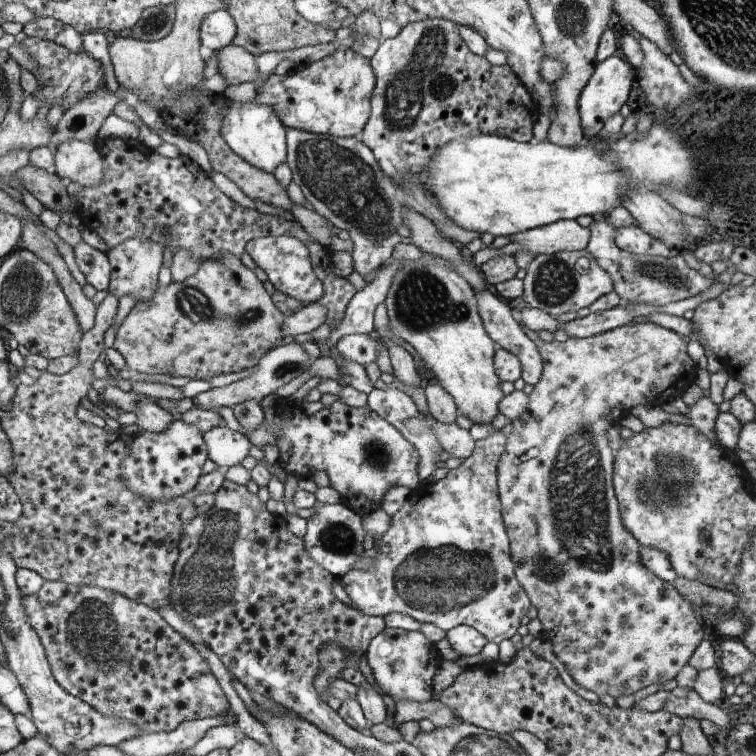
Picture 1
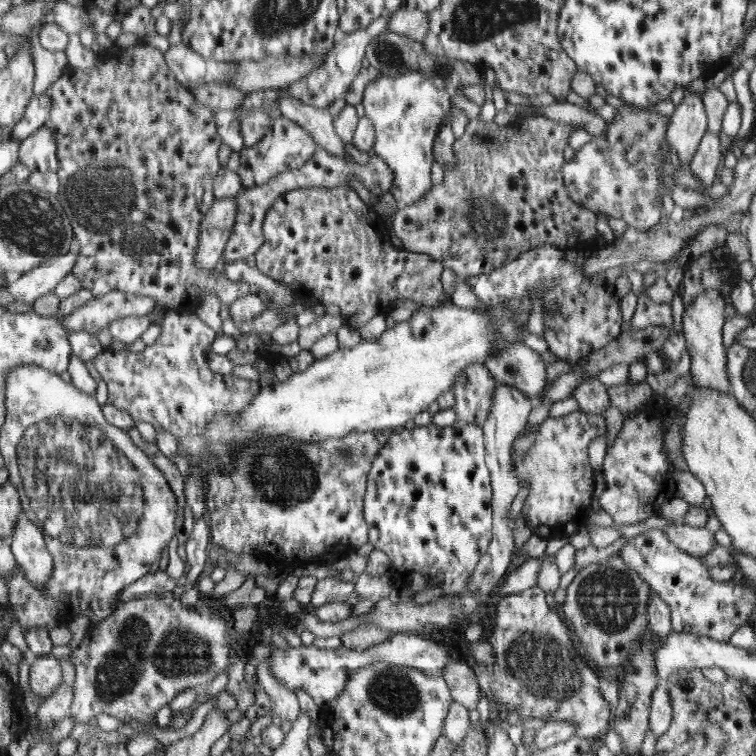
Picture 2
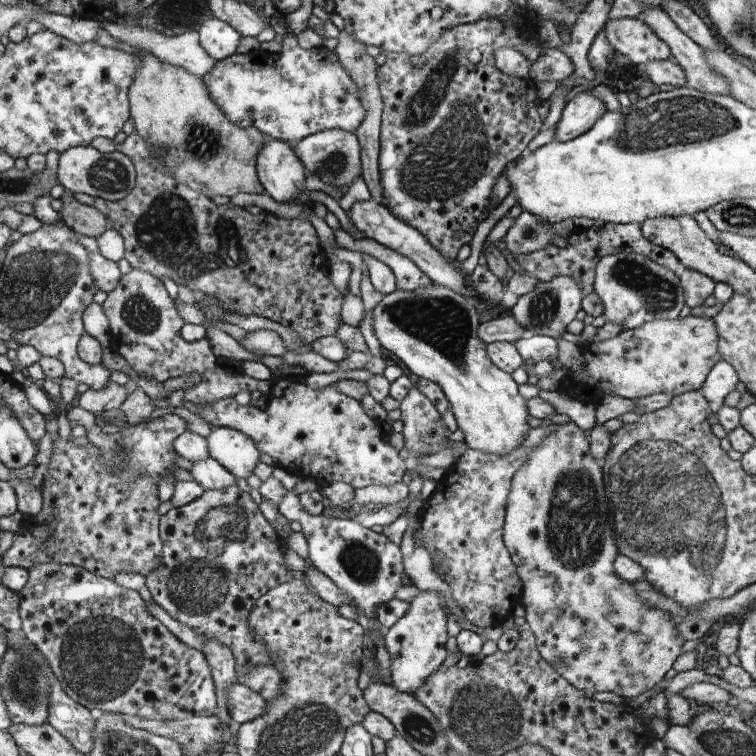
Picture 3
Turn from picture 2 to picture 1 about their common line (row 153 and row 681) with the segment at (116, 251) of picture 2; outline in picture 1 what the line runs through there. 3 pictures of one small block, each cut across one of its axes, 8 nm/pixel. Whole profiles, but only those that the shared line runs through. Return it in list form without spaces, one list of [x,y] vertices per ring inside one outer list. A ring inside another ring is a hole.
[[[46,580],[36,594],[23,596],[23,604],[32,628],[39,633],[46,649],[55,679],[72,696],[80,697],[104,716],[140,720],[144,732],[150,734],[170,732],[182,722],[224,715],[229,710],[226,694],[206,659],[160,616],[157,609],[122,596],[120,592],[98,586],[66,584],[62,580]]]

